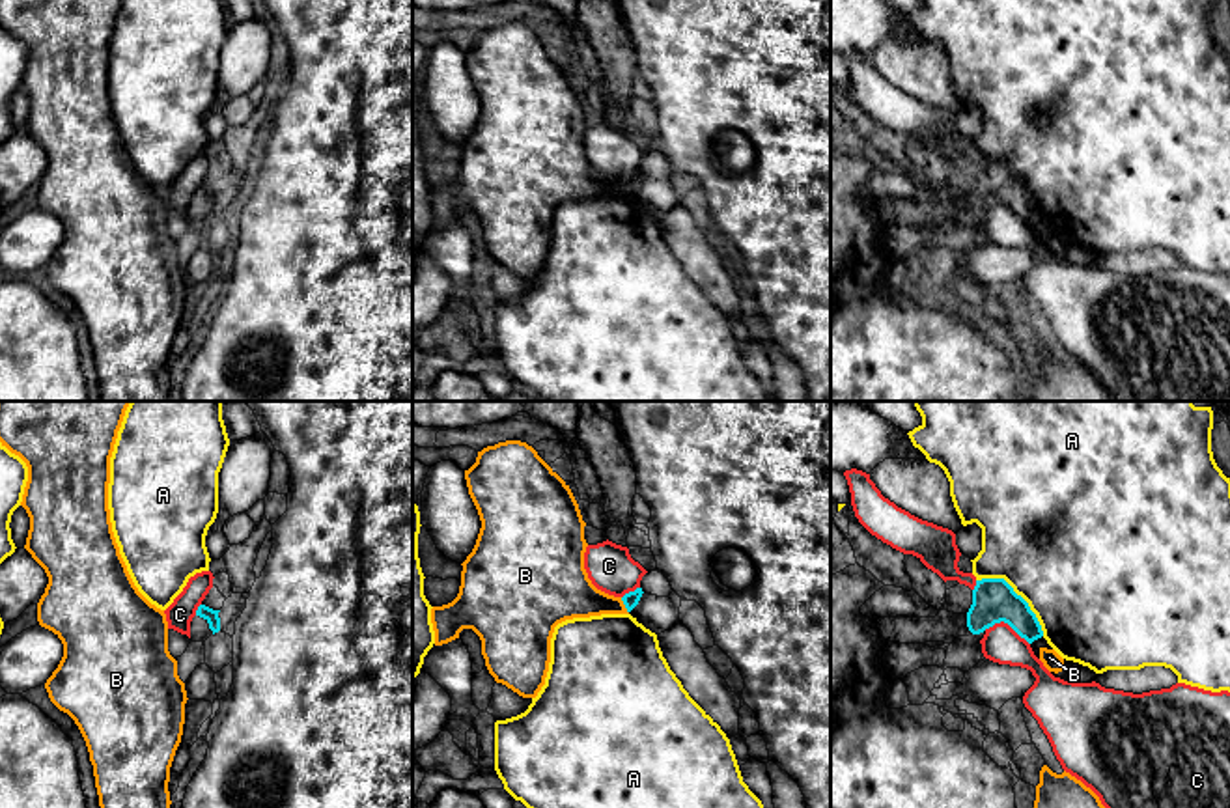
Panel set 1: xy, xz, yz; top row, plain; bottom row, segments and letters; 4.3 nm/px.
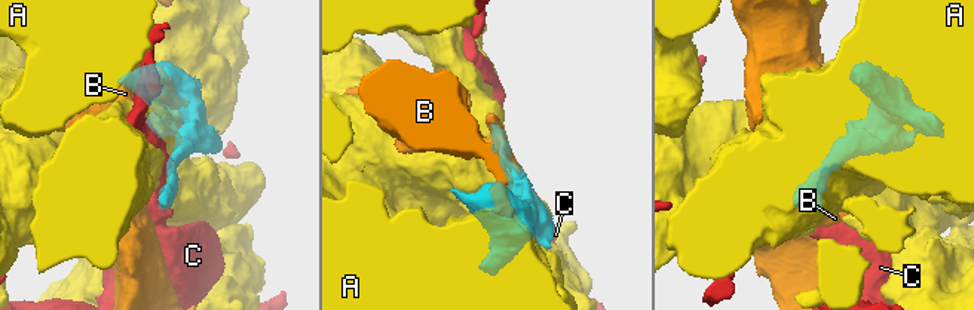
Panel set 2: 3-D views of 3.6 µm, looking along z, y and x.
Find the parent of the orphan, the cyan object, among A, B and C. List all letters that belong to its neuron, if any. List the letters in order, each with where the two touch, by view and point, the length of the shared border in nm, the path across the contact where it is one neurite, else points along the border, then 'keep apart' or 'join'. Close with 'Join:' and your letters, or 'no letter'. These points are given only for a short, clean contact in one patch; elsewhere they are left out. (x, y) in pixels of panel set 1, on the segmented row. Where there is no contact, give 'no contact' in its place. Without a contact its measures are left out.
A: meets cyan in yz at (1016, 594); contact 380 nm long; keep apart
B: meets cyan in xz at (624, 603); contact 80 nm long; border along xz (620, 598), (628, 612); keep apart
C: meets cyan in yz at (1006, 622); contact 220 nm long; border along yz (984, 629), (1006, 622), (1029, 644); keep apart
Join: no letter

